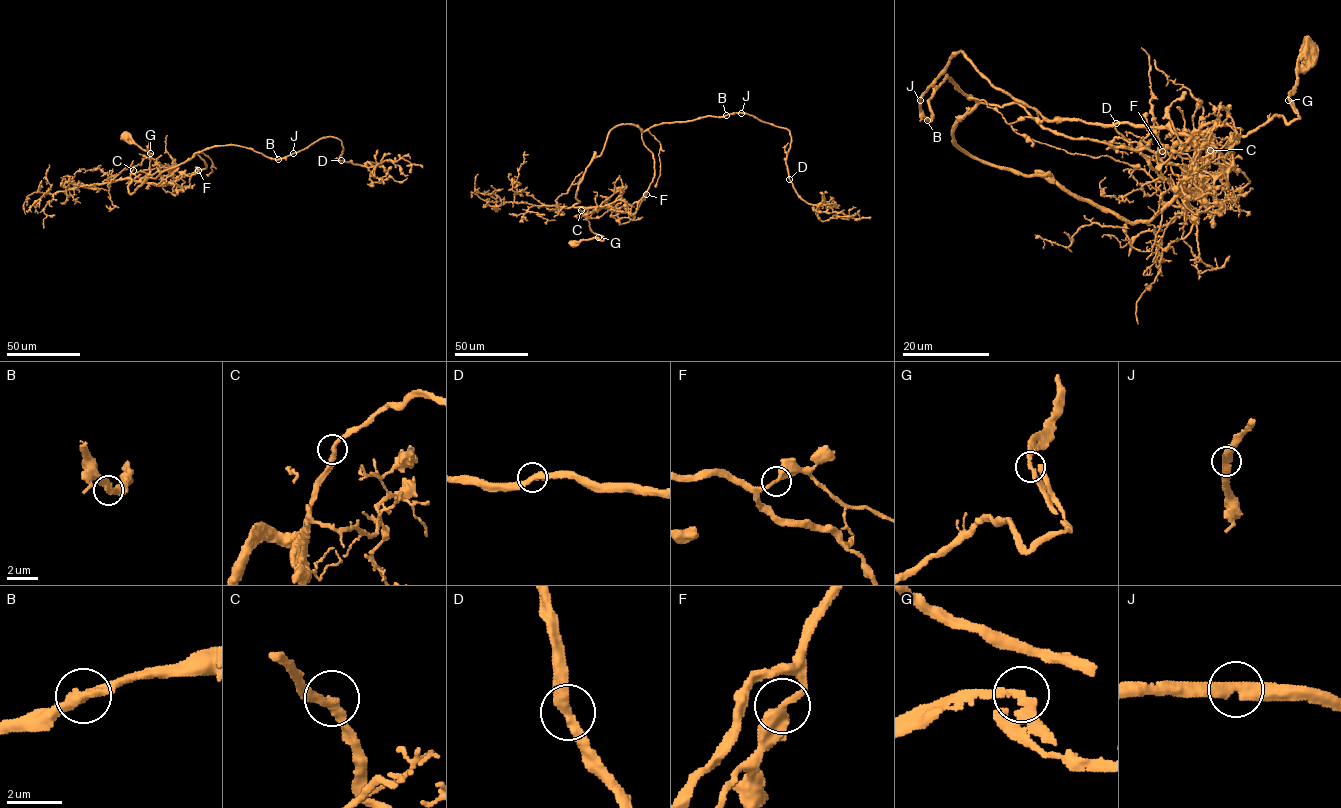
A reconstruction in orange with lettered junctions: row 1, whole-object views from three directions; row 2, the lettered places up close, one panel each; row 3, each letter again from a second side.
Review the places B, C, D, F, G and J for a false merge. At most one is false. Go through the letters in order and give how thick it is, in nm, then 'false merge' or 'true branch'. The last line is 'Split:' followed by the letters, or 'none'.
B: calibre 440 nm; true branch
C: calibre 320 nm; true branch
D: calibre 360 nm; true branch
F: calibre 360 nm; true branch
G: calibre 220 nm; true branch
J: calibre 360 nm; true branch
Split: none

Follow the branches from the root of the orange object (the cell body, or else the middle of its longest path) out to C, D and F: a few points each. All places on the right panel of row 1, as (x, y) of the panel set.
C: (1307, 52), (1297, 61), (1296, 83), (1289, 95), (1299, 118), (1287, 122), (1273, 116), (1210, 150)
D: (1307, 52), (1297, 119), (1133, 222), (970, 156), (948, 77), (920, 98), (960, 52), (1116, 122)
F: (1307, 52), (1289, 95), (1299, 118), (1222, 139), (1196, 195), (1180, 187), (1192, 162), (1181, 168), (1162, 151)

